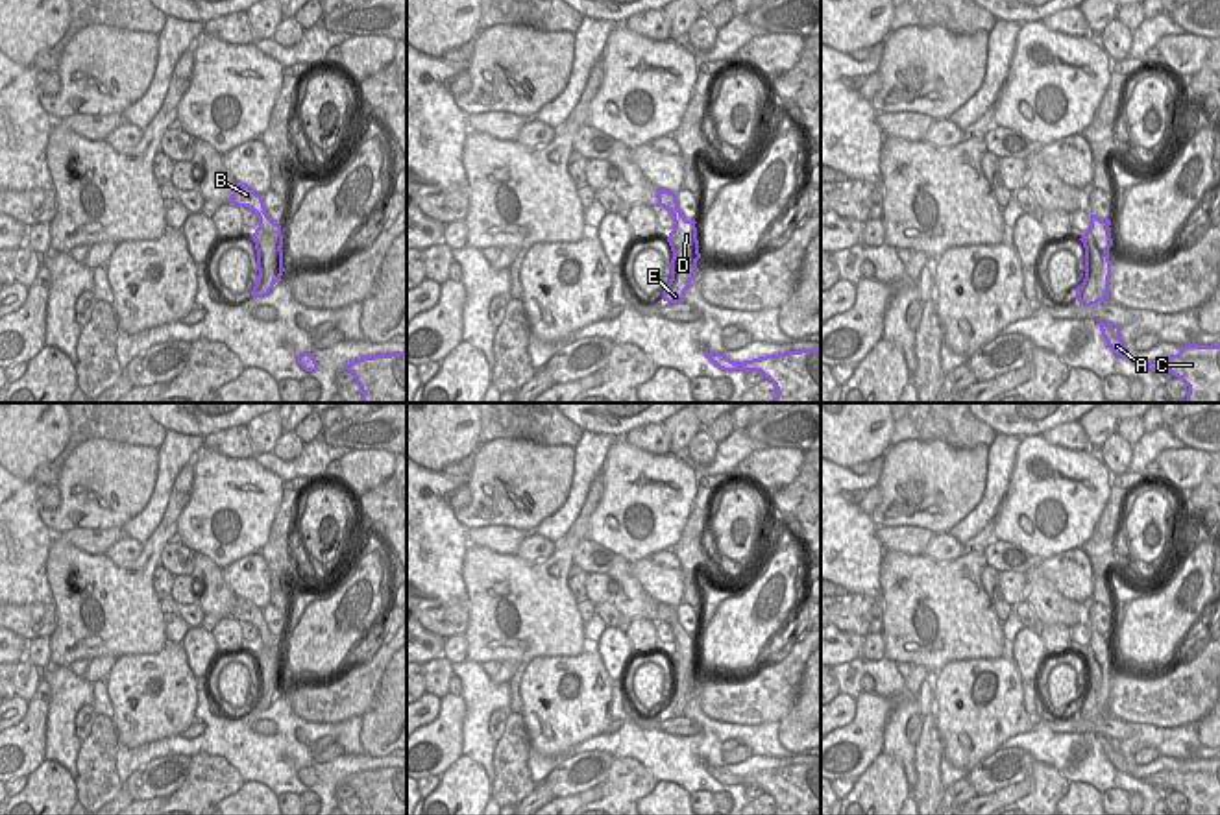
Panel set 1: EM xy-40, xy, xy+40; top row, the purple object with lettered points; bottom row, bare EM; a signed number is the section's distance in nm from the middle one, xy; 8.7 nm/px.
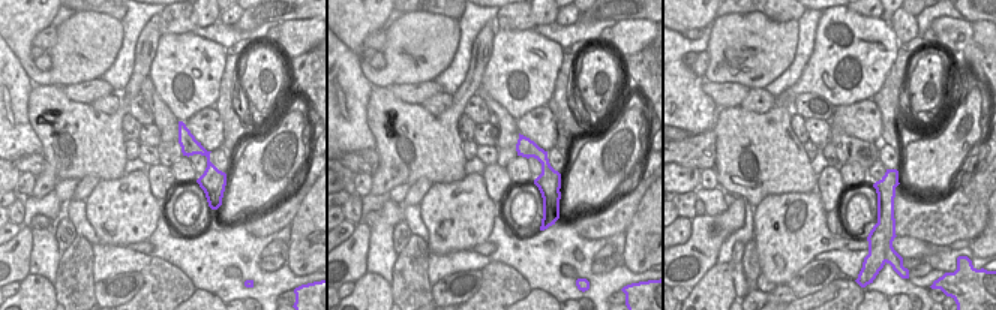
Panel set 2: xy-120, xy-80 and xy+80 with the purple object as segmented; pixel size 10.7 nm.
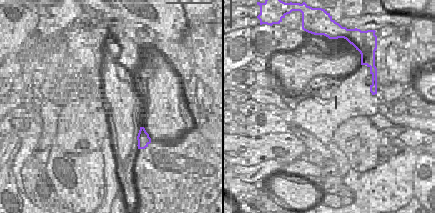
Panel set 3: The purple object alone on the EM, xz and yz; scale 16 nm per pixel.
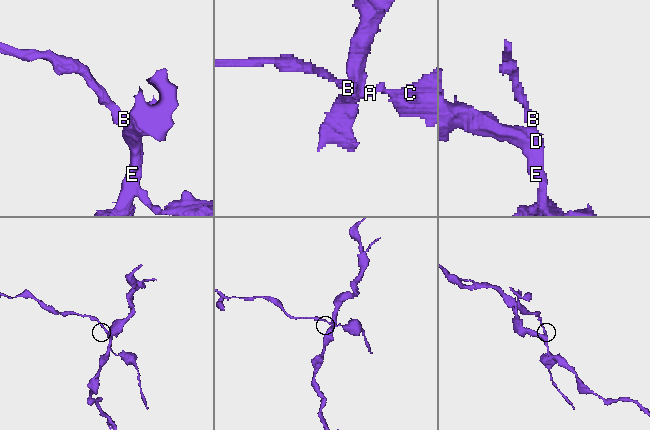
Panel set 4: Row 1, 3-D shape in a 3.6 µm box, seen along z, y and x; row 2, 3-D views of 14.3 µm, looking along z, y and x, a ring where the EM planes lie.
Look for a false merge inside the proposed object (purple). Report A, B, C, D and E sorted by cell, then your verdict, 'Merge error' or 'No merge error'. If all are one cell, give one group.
Groups: A B C D / E. Merge error.

